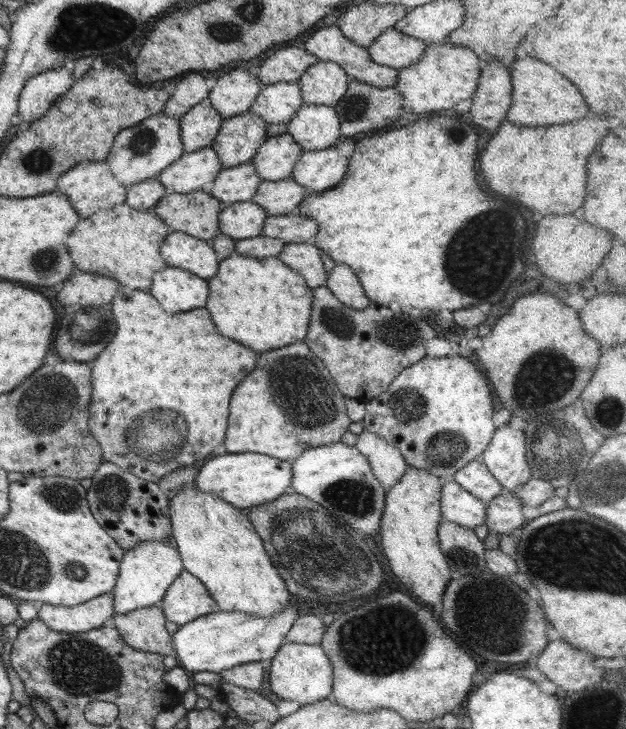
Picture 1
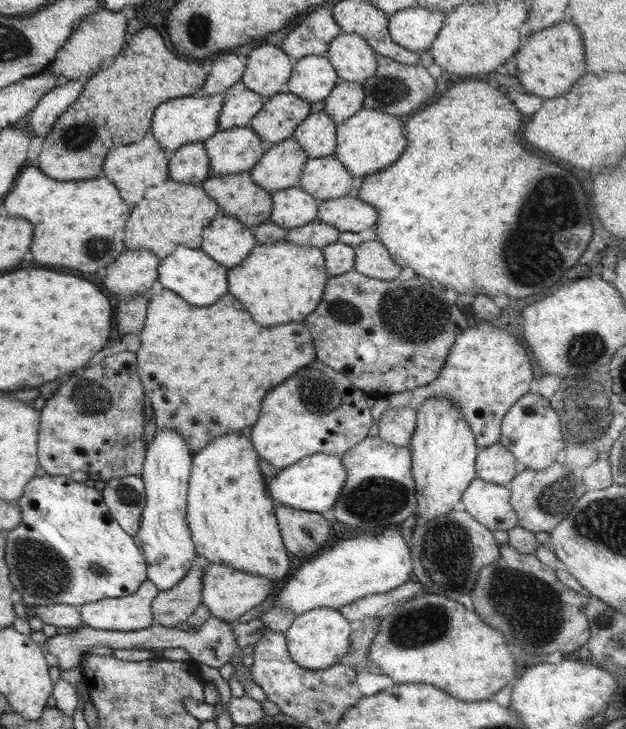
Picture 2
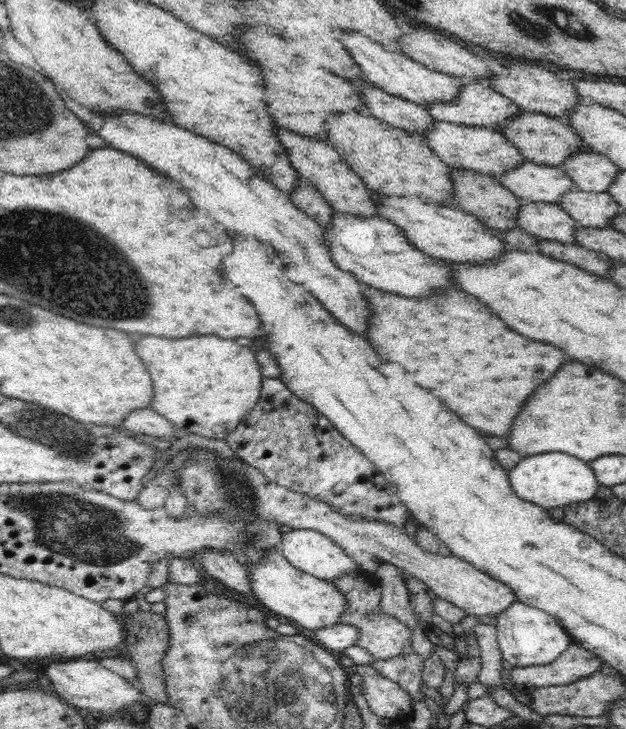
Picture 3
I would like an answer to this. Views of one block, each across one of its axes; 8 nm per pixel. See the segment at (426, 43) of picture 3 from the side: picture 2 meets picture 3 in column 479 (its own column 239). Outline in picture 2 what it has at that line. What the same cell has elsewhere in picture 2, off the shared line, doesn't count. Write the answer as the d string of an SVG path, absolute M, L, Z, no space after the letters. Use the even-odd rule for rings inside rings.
M222 52L217 54L210 62L208 76L202 85L200 94L214 95L223 93L227 88L232 88L241 80L245 71L246 56Z

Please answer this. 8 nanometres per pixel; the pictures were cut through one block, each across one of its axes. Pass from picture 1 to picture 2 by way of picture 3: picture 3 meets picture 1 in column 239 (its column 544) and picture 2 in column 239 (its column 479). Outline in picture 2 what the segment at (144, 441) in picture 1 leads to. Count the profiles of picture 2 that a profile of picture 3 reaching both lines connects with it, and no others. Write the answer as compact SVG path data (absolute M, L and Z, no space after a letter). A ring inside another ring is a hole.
M162 289L160 295L152 294L144 322L144 330L139 331L140 348L134 353L144 396L148 396L152 404L156 433L174 427L184 437L192 454L206 447L212 439L252 427L260 416L260 402L266 392L317 359L312 333L304 322L262 328L230 293L221 296L214 304L199 307L186 302L176 292Z

